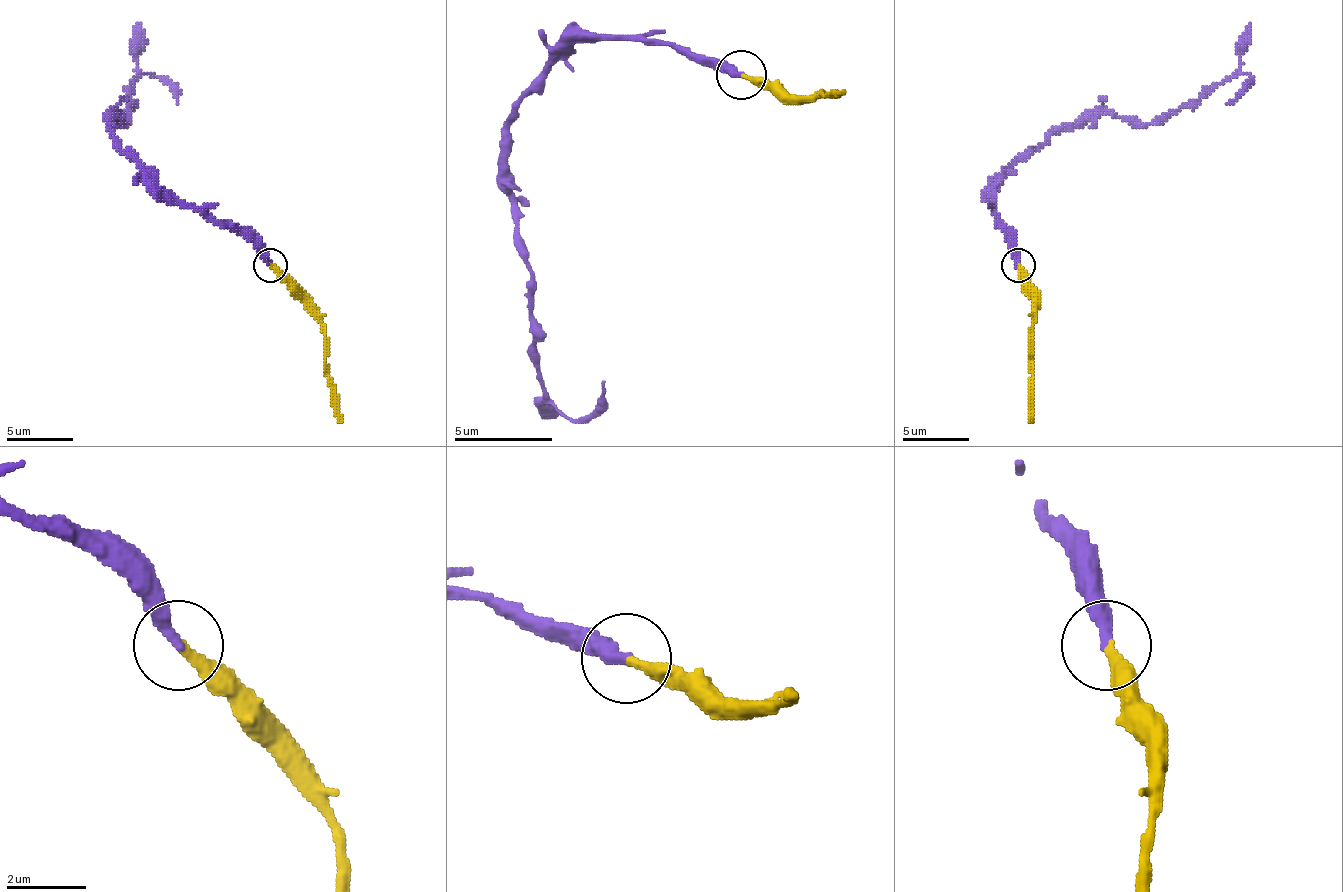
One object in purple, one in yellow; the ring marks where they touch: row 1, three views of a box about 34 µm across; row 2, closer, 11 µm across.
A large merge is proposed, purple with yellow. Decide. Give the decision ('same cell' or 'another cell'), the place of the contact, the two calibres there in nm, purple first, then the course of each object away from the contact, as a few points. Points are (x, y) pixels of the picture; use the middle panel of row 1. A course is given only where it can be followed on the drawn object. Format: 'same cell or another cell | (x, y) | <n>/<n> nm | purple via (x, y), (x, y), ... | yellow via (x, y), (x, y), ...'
same cell | (741, 74) | 340/280 nm | purple via (742, 76), (663, 41), (579, 41), (520, 100), (505, 169), (535, 367), (554, 406), (579, 421), (604, 382) | yellow via (742, 76), (772, 81), (787, 95), (821, 95), (846, 90)

